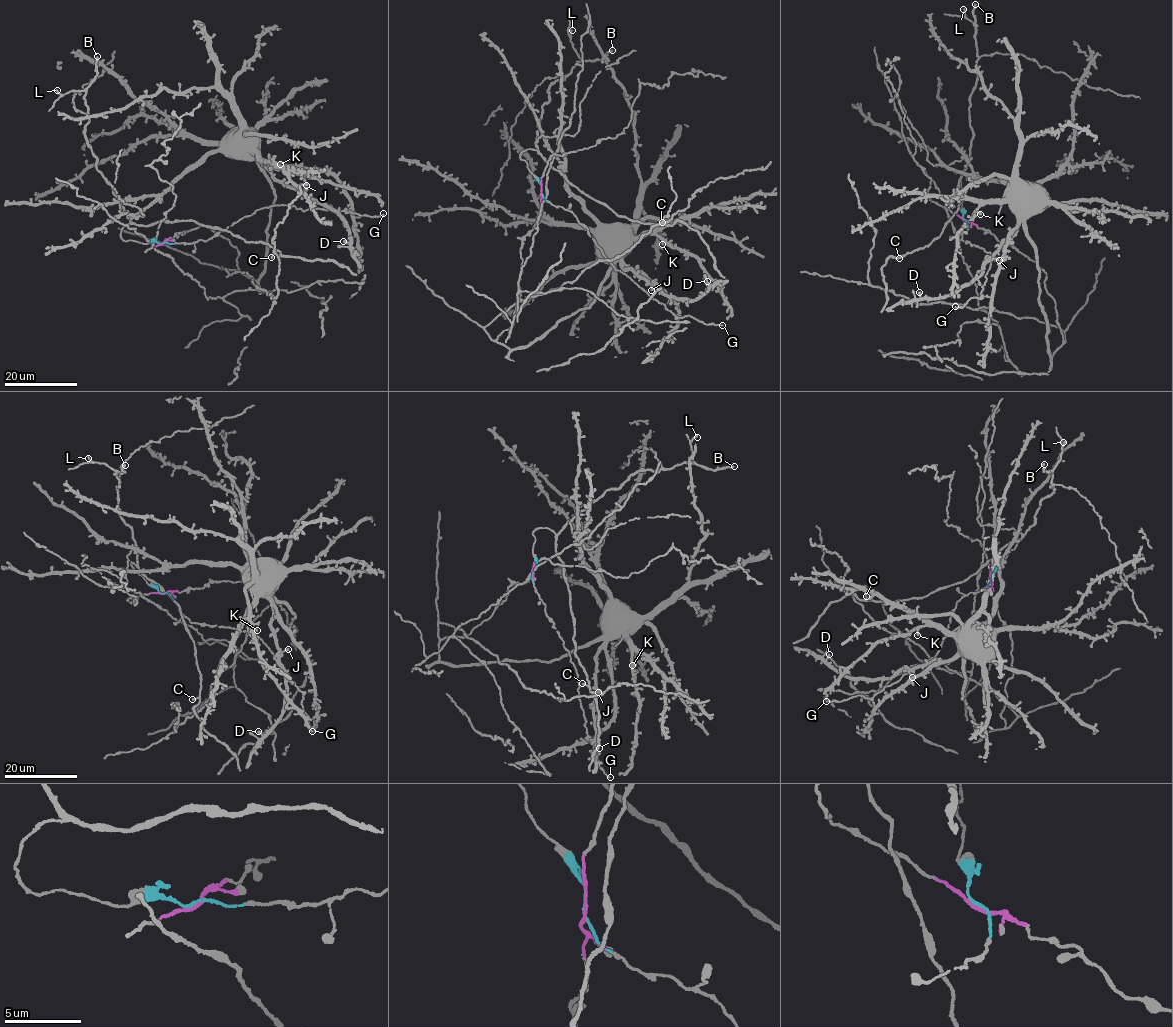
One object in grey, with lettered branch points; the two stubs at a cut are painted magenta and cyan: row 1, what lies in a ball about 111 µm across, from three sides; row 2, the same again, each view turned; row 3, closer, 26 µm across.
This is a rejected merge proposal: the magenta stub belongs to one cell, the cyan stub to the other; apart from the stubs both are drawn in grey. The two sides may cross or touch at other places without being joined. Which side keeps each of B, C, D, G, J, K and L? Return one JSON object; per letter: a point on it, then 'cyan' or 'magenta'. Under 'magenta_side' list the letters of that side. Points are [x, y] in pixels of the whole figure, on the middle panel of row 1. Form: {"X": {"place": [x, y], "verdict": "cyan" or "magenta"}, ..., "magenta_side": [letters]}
{"B": {"place": [612, 50], "verdict": "cyan"}, "C": {"place": [662, 222], "verdict": "cyan"}, "D": {"place": [707, 281], "verdict": "magenta"}, "G": {"place": [722, 325], "verdict": "cyan"}, "J": {"place": [651, 290], "verdict": "magenta"}, "K": {"place": [662, 244], "verdict": "magenta"}, "L": {"place": [572, 30], "verdict": "cyan"}, "magenta_side": ["D", "J", "K"]}

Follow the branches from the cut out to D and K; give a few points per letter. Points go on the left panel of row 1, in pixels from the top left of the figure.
D: (162, 243), (208, 225), (256, 280), (274, 199), (259, 160), (338, 211), (350, 236), (343, 241)
K: (162, 243), (210, 226), (237, 248), (238, 269), (256, 280), (274, 189), (255, 151), (280, 165)

